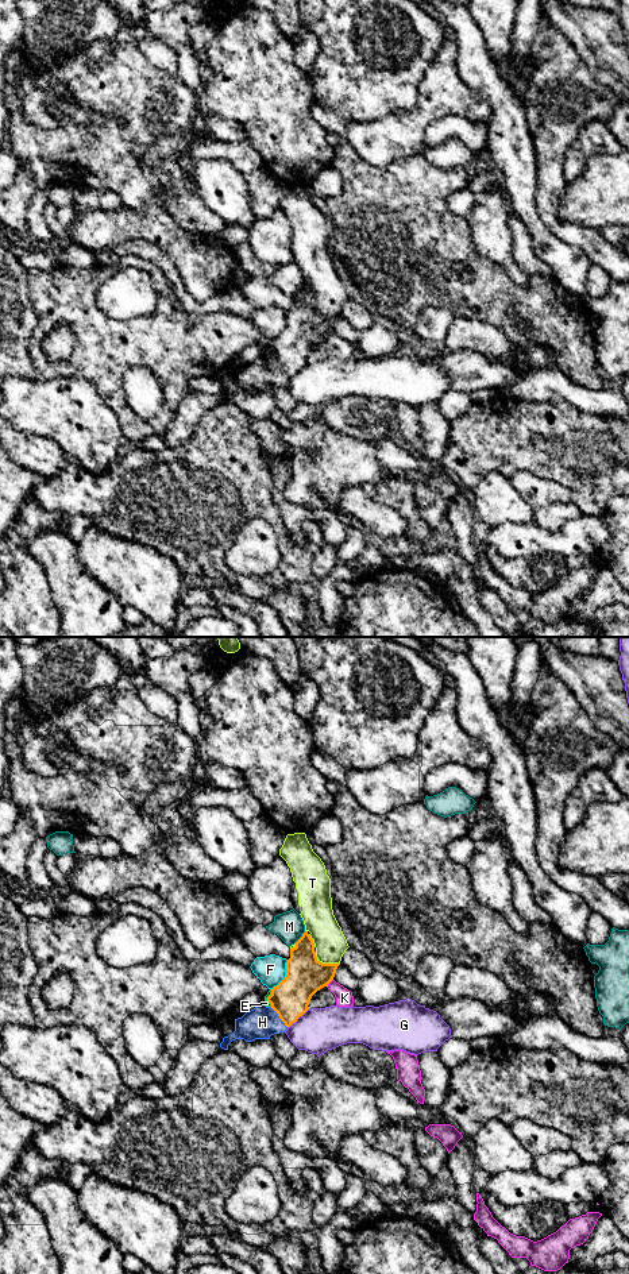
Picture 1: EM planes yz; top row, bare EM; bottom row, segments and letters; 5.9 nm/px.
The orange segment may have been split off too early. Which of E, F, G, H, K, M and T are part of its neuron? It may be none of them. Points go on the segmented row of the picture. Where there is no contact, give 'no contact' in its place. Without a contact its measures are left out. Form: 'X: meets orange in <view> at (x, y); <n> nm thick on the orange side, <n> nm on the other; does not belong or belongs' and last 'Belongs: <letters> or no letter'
E: meets orange in yz at (267, 998); 220 nm thick on the orange side, 40 nm on the other; does not belong
F: meets orange in yz at (286, 975); 220 nm thick on the orange side, 180 nm on the other; does not belong
G: meets orange in yz at (297, 1018); 220 nm thick on the orange side, 260 nm on the other; does not belong
H: meets orange in yz at (280, 1018); 220 nm thick on the orange side, 200 nm on the other; belongs
K: meets orange in yz at (330, 981); 220 nm thick on the orange side, 100 nm on the other; does not belong
M: meets orange in yz at (301, 937); 220 nm thick on the orange side, 180 nm on the other; does not belong
T: meets orange in yz at (325, 964); 220 nm thick on the orange side, 190 nm on the other; does not belong
Belongs: H

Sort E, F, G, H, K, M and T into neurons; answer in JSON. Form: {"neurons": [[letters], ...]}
{"neurons": [["E", "F"], ["G"], ["H"], ["K"], ["M"], ["T"]]}

